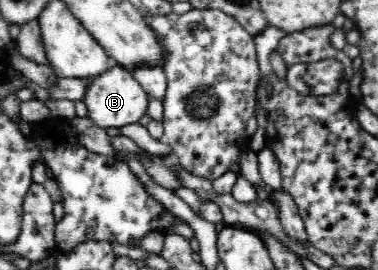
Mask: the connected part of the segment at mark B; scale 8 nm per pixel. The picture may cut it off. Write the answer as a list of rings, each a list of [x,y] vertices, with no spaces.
[[[117,65],[103,72],[101,76],[89,77],[89,84],[82,100],[88,108],[88,117],[101,128],[122,127],[137,123],[147,114],[149,95],[125,68]]]

